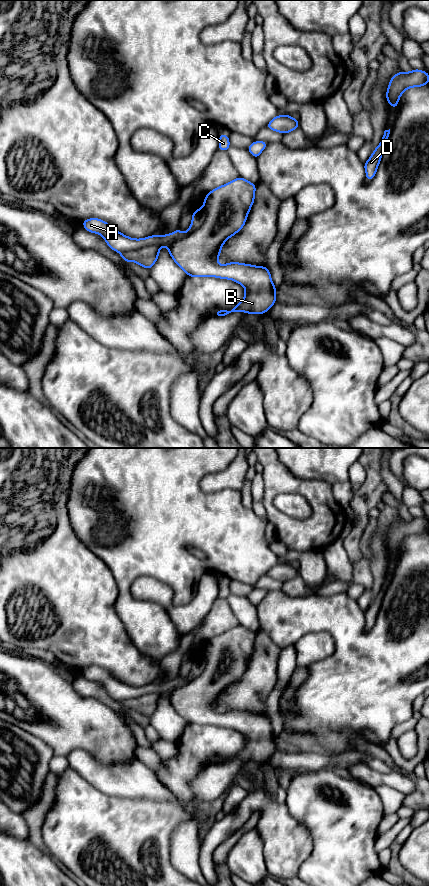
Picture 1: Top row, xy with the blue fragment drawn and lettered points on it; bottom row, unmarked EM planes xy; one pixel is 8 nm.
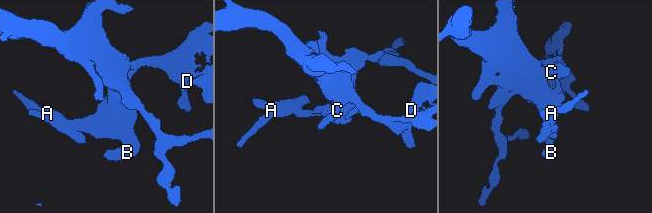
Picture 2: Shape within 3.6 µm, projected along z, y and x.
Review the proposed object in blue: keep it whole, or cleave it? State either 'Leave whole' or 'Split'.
Leave whole

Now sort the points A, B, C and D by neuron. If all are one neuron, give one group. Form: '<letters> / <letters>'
A B C D

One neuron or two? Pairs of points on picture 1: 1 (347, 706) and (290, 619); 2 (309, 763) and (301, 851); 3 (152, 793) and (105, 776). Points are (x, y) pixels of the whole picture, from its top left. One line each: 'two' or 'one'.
1: one
2: two
3: one

